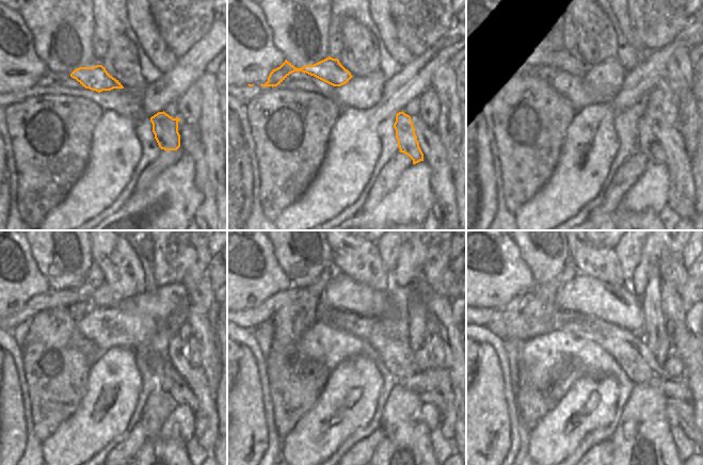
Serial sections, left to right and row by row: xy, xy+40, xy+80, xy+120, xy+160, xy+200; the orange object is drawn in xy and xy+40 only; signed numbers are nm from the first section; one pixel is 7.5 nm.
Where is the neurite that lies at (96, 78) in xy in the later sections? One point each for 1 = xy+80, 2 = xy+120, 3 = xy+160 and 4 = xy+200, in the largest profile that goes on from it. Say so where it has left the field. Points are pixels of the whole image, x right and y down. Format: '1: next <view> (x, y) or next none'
1: next xy+80 (518, 70)
2: next xy+120 (50, 299)
3: next xy+160 (250, 319)
4: next xy+200 (513, 305)

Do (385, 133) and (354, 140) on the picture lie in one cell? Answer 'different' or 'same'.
different

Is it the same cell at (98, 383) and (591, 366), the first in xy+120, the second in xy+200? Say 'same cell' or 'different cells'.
different cells

